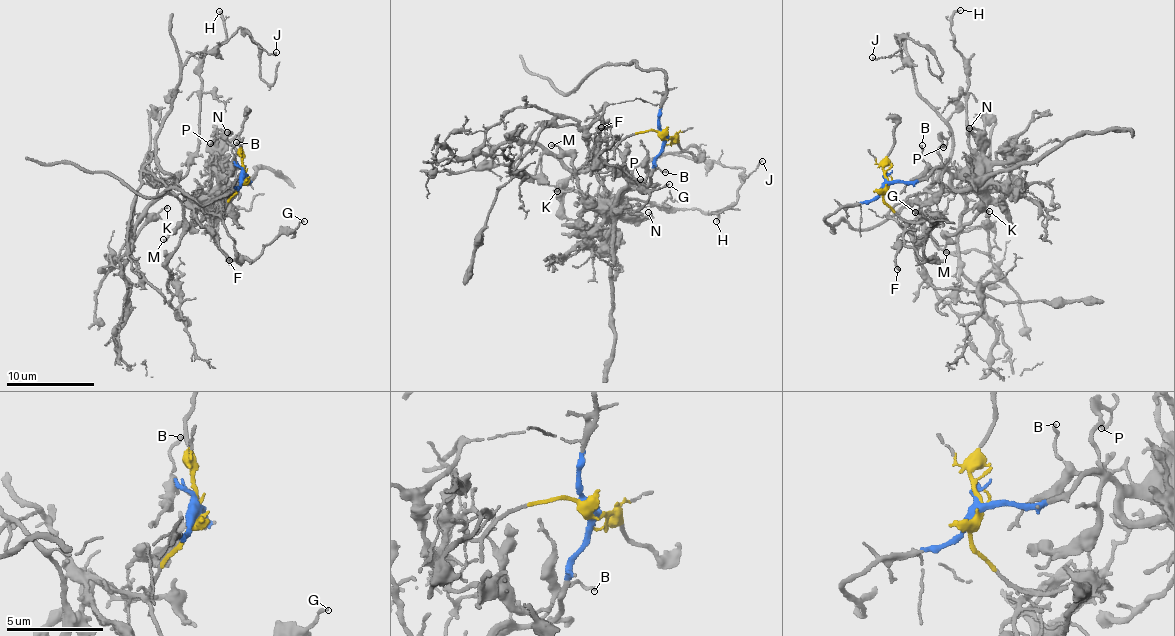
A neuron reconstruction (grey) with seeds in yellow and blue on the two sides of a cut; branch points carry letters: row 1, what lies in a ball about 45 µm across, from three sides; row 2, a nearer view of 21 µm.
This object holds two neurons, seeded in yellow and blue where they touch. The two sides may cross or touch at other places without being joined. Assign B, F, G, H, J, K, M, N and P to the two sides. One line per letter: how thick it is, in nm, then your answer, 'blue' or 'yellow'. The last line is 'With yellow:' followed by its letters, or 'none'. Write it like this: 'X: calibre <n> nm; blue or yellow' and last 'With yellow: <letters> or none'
B: calibre 140 nm; blue
F: calibre 190 nm; yellow
G: calibre 150 nm; yellow
H: calibre 180 nm; yellow
J: calibre 130 nm; yellow
K: calibre 160 nm; yellow
M: calibre 160 nm; blue
N: calibre 240 nm; blue
P: calibre 90 nm; blue
With yellow: F, G, H, J, K

